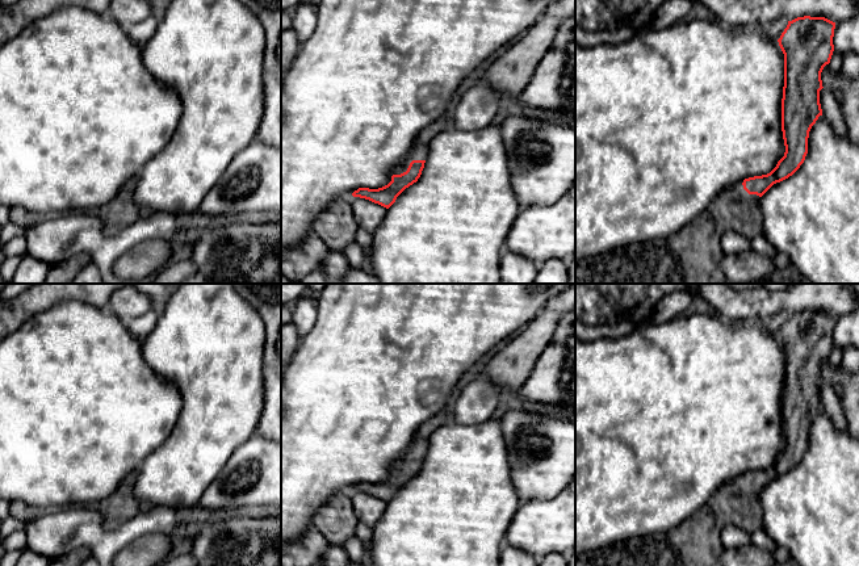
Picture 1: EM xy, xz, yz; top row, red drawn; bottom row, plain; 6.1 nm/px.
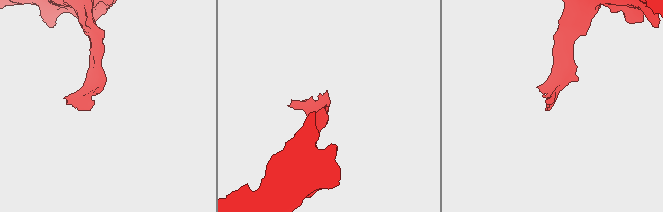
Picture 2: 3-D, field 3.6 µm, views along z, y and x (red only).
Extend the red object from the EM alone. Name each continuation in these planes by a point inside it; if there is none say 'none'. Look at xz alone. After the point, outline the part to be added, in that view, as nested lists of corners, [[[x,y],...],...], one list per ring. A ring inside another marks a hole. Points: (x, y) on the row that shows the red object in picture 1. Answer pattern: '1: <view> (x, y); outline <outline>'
1: xz (419, 151); outline [[[443,116],[427,127],[424,127],[415,138],[411,150],[407,152],[403,163],[393,171],[393,175],[401,175],[407,171],[412,160],[426,160],[428,156],[430,142],[440,133],[451,126],[451,116]]]

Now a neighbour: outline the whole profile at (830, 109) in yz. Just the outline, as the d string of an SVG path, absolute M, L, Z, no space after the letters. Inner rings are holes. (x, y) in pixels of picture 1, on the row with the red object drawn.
M822 88L820 91L820 104L821 104L822 114L831 125L834 133L841 138L848 138L847 127L841 114L835 95L831 91Z

